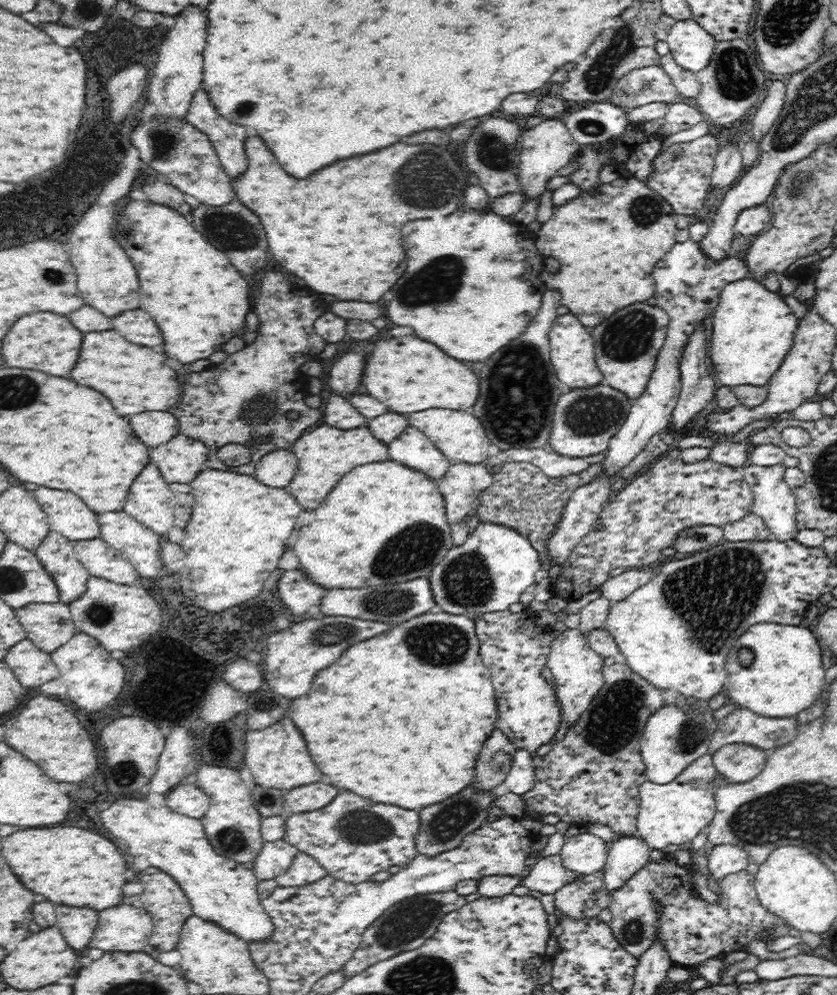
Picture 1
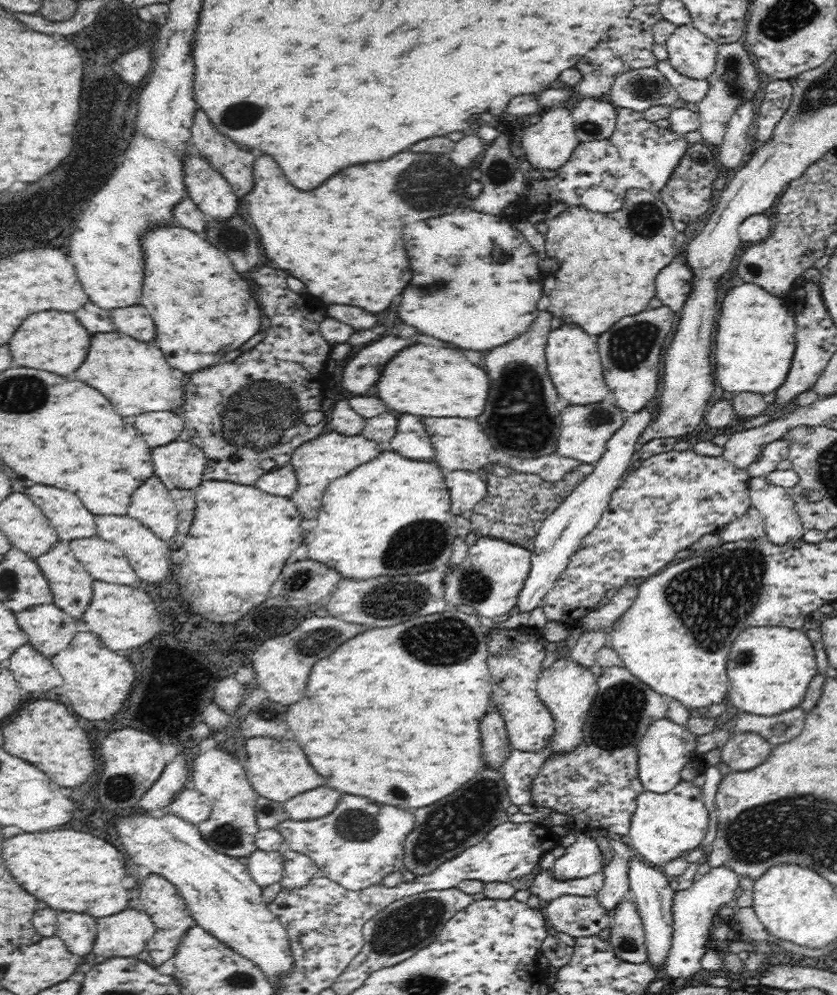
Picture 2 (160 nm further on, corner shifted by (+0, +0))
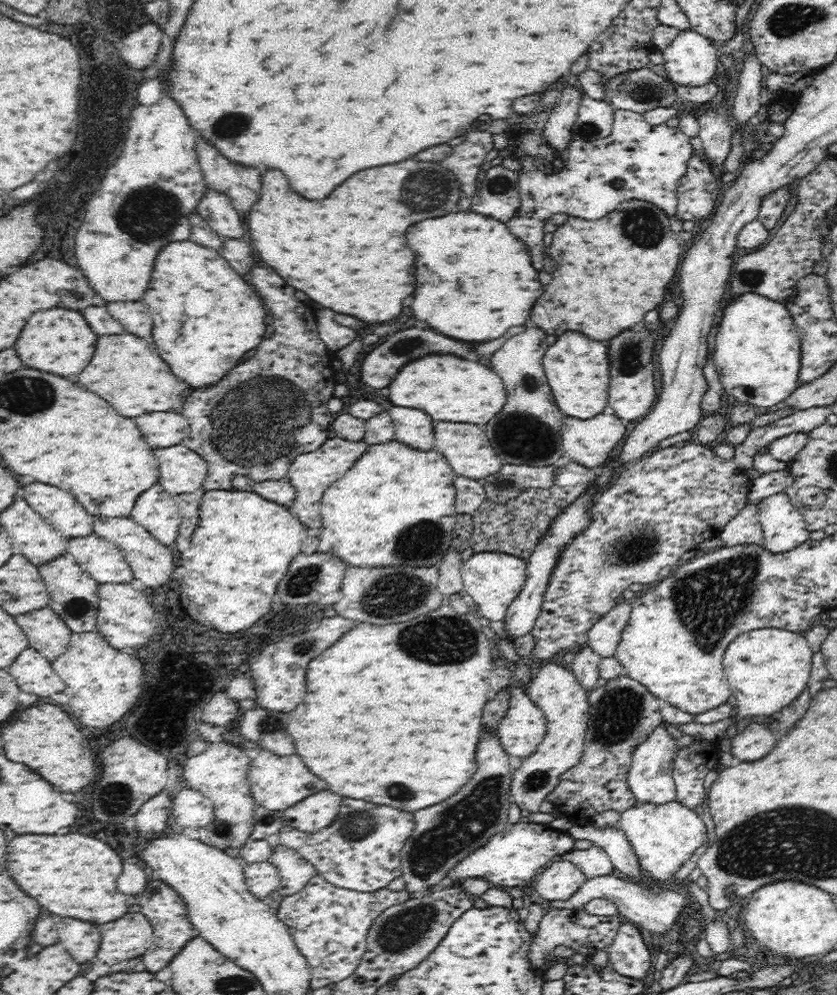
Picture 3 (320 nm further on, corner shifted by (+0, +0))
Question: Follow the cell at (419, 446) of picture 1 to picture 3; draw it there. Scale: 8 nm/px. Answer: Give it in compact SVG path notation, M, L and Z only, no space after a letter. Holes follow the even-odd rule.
M392 405L386 412L395 427L394 438L398 442L414 447L418 450L434 449L436 422L426 412L416 408Z

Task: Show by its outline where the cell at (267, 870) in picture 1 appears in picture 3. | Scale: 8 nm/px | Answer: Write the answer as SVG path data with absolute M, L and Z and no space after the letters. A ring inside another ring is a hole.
M264 861L254 864L244 864L245 884L249 892L258 899L266 899L279 888L280 875L271 862Z

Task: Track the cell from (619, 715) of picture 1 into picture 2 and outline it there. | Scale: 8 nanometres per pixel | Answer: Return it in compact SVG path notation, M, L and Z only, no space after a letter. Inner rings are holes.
M626 667L604 669L597 678L597 695L583 726L583 741L565 755L554 755L541 766L533 780L531 798L534 805L551 808L565 814L570 826L578 831L604 829L625 839L630 828L630 818L637 806L638 795L644 787L638 779L639 740L655 720L666 718L667 704L661 694L636 678Z

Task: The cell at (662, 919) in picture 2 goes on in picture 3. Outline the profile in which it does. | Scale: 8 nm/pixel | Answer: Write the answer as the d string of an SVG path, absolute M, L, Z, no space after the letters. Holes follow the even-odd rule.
M592 824L574 825L567 830L576 840L590 840L604 849L618 872L624 872L632 878L642 878L642 869L638 857L632 849L625 832L617 825L595 827Z

